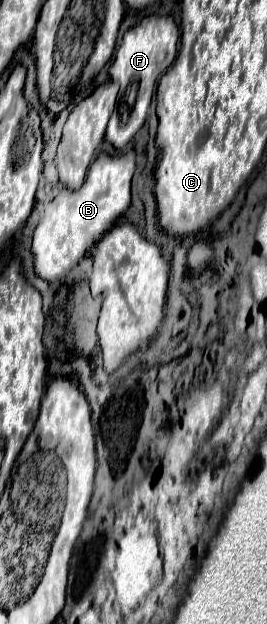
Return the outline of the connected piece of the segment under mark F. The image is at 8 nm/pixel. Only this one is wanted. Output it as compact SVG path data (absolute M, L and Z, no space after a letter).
M171 16L143 18L135 28L131 28L123 36L121 46L115 52L115 60L109 66L111 80L119 84L119 102L109 120L105 140L111 142L115 148L123 148L125 144L129 144L129 140L145 124L157 80L175 62L177 40L179 40L179 28Z

